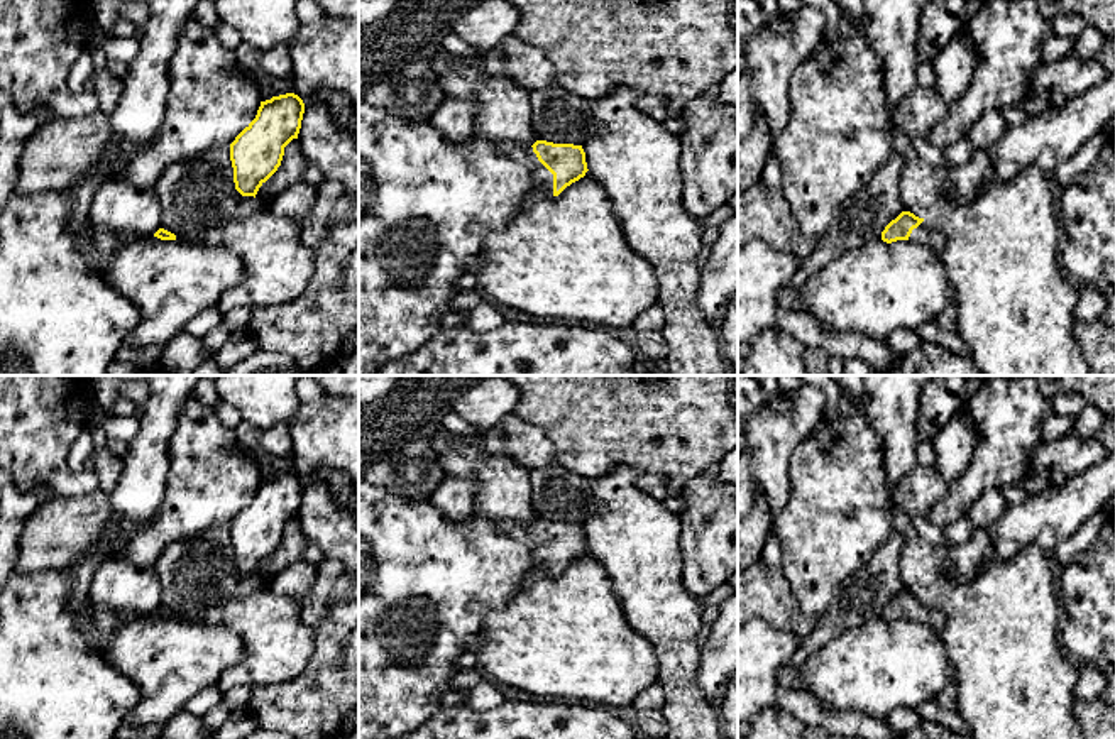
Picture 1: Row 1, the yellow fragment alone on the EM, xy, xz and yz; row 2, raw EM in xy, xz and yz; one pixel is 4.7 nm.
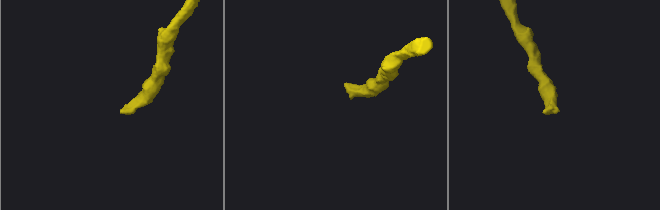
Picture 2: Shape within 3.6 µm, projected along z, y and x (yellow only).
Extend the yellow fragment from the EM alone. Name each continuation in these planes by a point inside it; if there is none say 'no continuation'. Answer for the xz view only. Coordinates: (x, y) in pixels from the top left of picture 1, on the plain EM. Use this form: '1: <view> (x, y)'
1: xz (423, 580)

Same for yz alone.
1: yz (926, 613)

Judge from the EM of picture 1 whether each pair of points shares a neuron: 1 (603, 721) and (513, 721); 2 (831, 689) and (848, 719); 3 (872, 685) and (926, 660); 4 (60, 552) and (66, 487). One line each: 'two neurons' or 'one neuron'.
1: one neuron
2: two neurons
3: one neuron
4: two neurons

